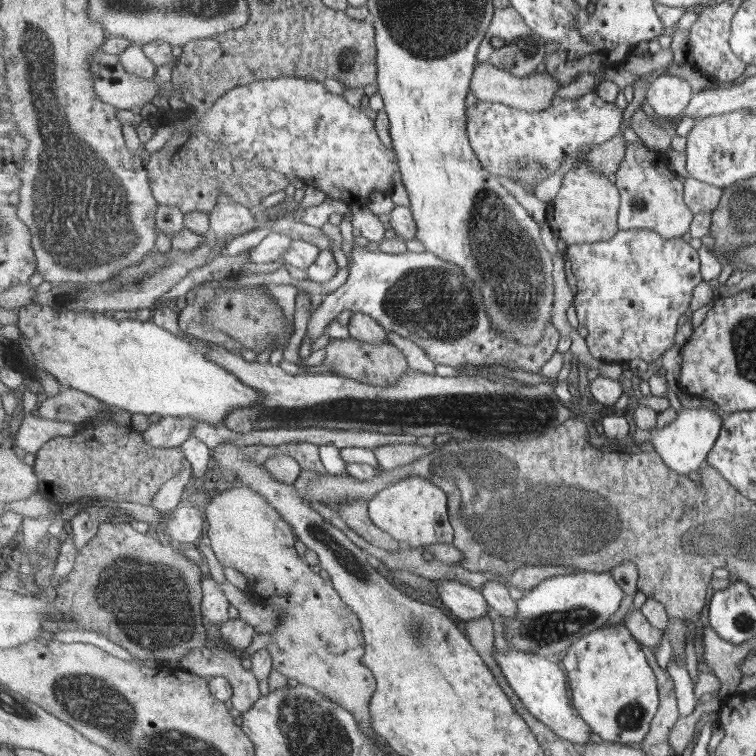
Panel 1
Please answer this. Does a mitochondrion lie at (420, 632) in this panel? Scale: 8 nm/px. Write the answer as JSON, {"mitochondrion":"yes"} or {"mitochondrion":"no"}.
{"mitochondrion":"yes"}

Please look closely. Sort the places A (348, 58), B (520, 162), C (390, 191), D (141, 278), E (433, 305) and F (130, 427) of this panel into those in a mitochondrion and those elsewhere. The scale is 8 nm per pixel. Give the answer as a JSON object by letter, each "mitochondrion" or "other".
{"A":"mitochondrion","B":"mitochondrion","C":"other","D":"mitochondrion","E":"mitochondrion","F":"other"}

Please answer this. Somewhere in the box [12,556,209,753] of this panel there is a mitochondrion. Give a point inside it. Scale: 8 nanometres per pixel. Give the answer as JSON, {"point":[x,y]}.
{"point":[96,698]}

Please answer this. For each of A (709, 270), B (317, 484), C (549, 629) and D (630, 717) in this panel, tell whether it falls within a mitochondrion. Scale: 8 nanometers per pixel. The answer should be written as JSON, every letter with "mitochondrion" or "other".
{"A":"other","B":"other","C":"mitochondrion","D":"mitochondrion"}

